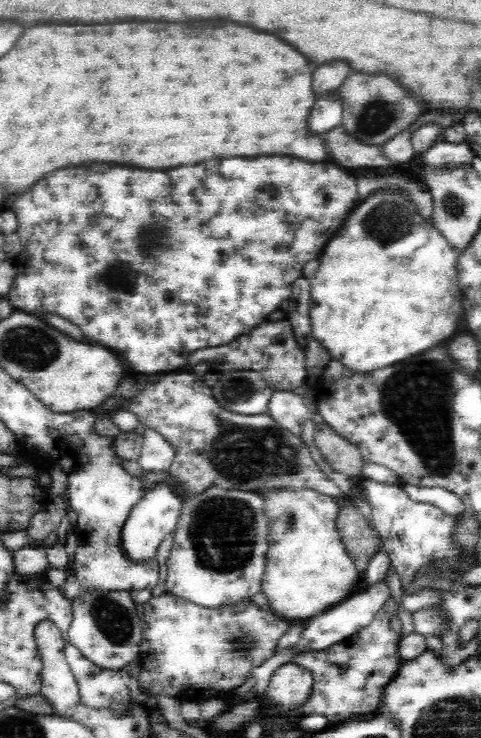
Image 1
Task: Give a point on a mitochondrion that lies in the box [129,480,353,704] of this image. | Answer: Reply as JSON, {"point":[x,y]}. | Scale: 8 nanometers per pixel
{"point":[219,542]}

